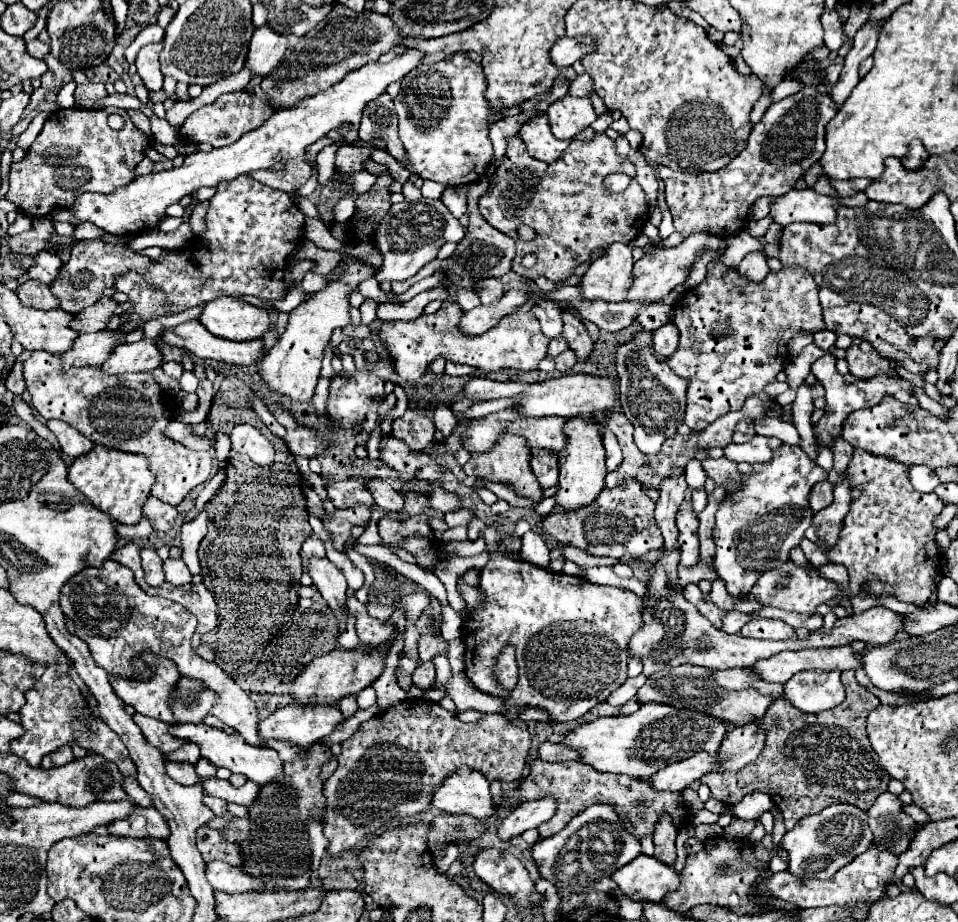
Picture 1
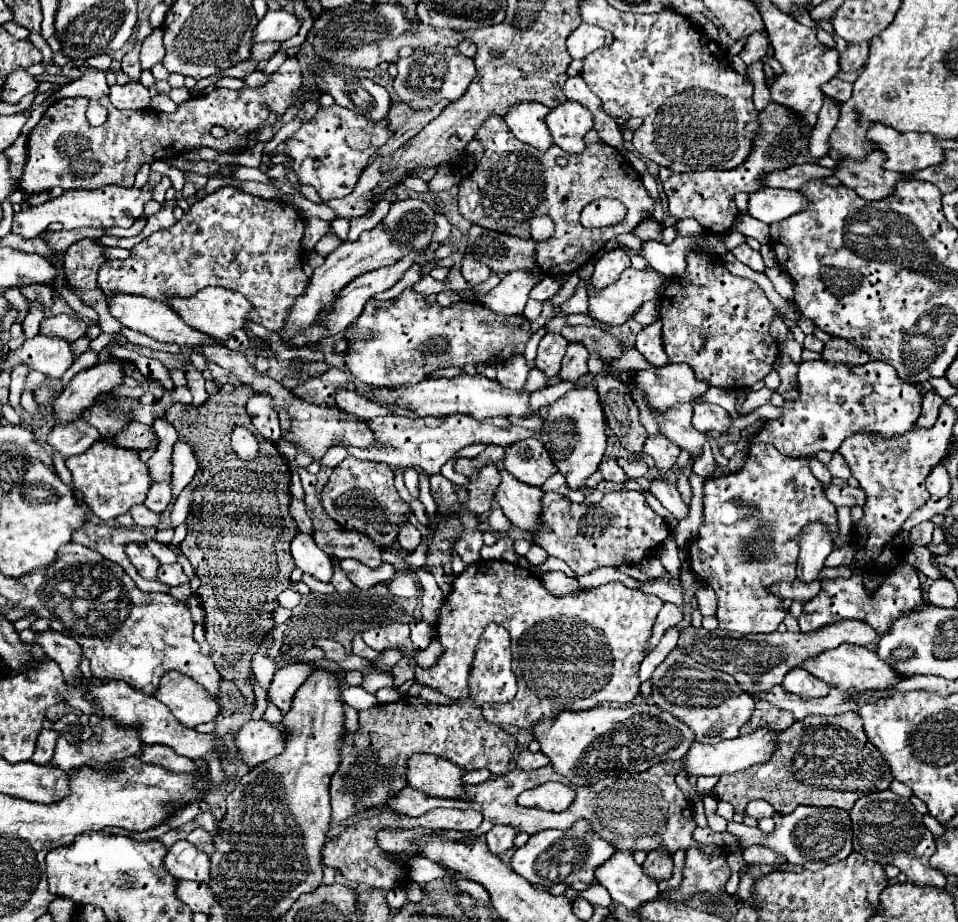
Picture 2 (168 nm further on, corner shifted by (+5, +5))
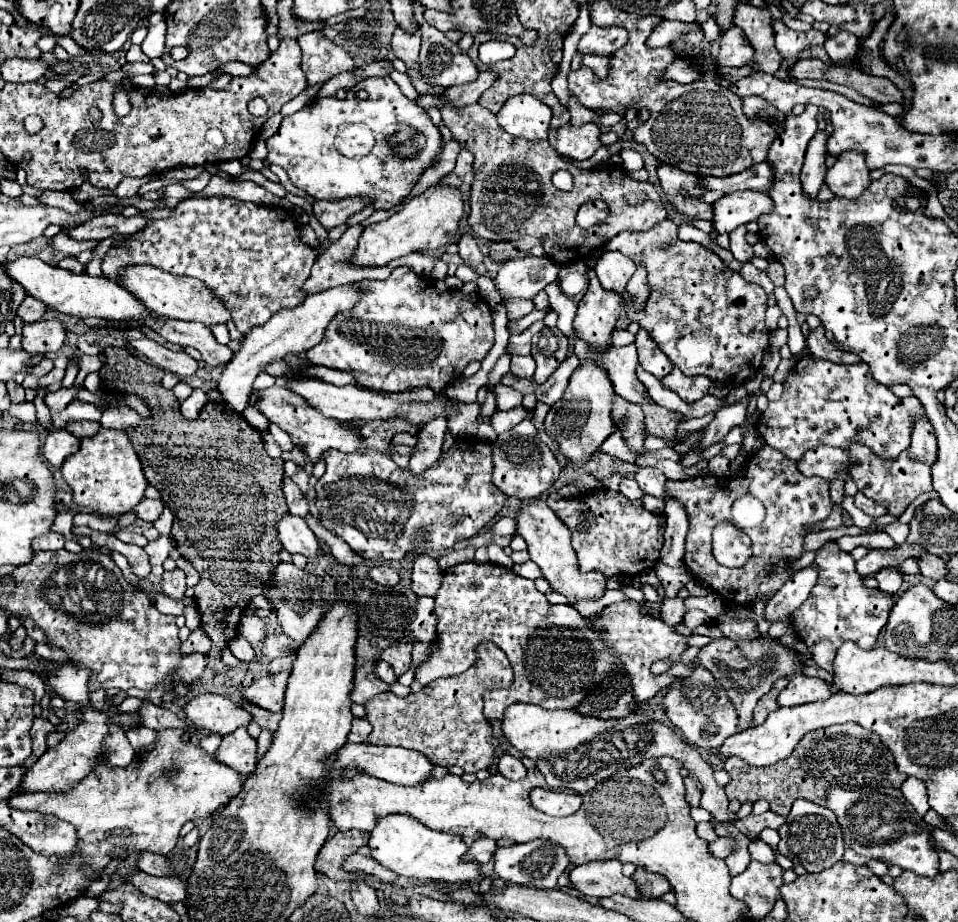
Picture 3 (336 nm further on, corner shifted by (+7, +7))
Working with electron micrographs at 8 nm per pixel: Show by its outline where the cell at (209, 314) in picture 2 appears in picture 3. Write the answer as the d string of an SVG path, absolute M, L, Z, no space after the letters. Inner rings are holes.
M137 265L137 267L123 269L119 283L127 291L131 291L151 313L157 313L161 317L181 319L181 321L199 321L205 325L227 323L231 319L229 309L225 309L225 303L219 297L213 297L213 293L209 293L209 289L203 281L197 281L193 277L169 275L169 273L149 267L149 265Z

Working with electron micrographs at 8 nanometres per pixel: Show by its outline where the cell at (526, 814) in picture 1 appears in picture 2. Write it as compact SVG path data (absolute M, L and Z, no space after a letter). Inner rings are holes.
M493 827L485 837L487 837L487 847L493 855L501 855L503 851L513 847L517 831L511 831L509 827Z

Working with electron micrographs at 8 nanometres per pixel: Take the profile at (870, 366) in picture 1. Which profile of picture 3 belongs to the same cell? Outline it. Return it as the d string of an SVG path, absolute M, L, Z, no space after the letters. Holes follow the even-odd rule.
M817 327L815 331L809 333L807 337L807 347L811 351L813 357L819 357L819 359L829 359L833 363L857 363L861 361L861 357L857 357L855 353L845 353L843 349L839 349L837 345L833 345L827 337L825 337L825 331L821 327Z

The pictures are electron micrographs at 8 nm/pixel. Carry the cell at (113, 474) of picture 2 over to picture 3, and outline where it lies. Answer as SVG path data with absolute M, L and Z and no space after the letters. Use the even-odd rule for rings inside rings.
M101 429L95 437L81 439L81 449L73 457L65 459L61 473L73 489L73 501L103 517L119 517L131 511L143 499L147 487L143 465L133 443L125 431L115 429Z

